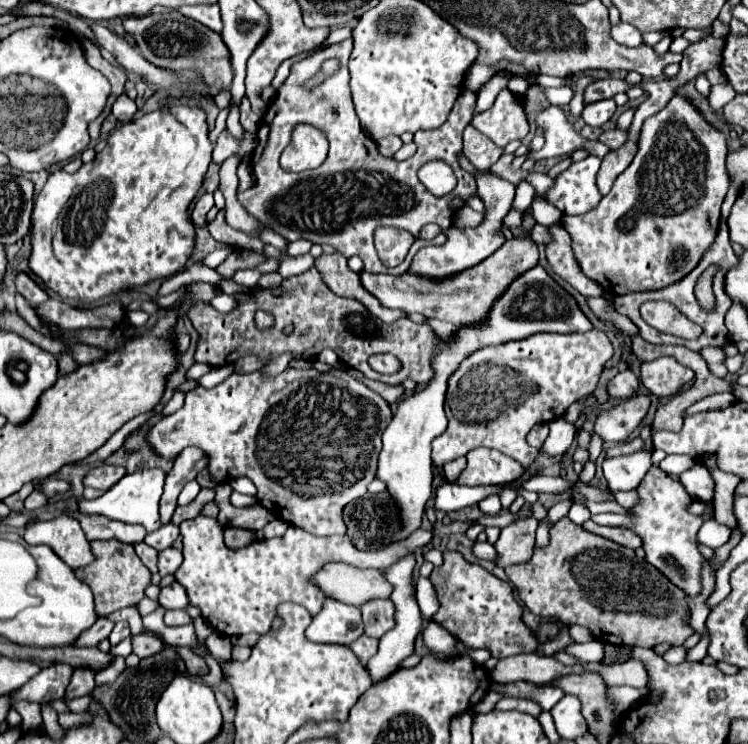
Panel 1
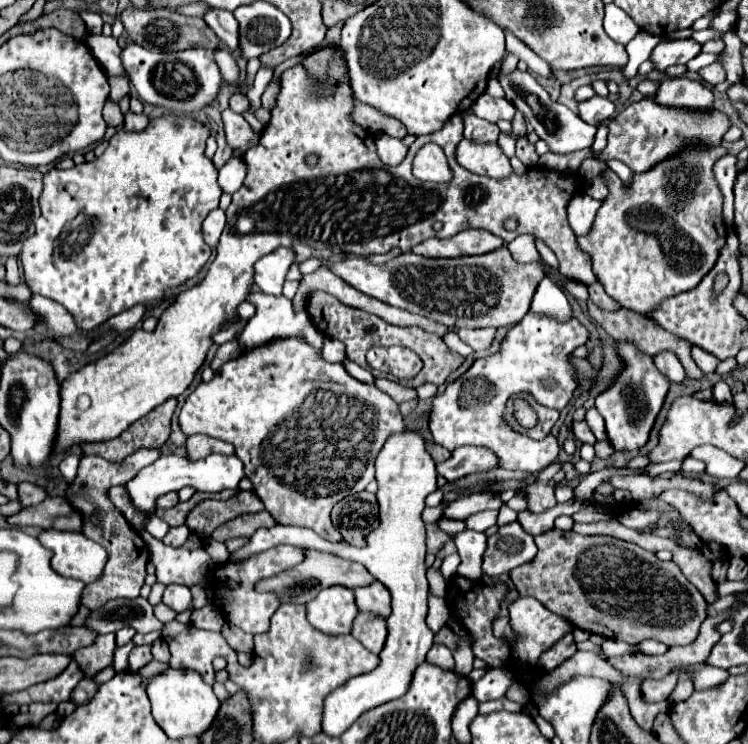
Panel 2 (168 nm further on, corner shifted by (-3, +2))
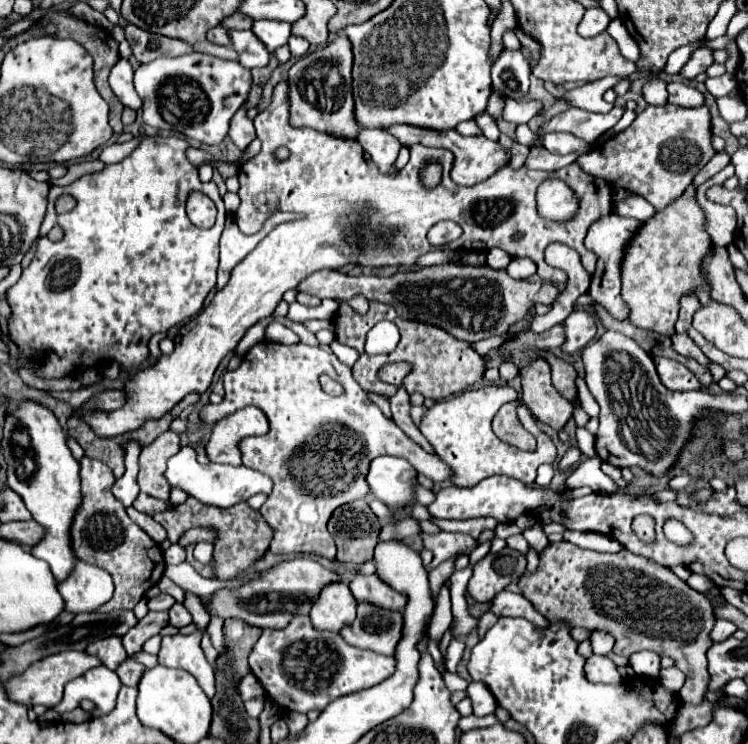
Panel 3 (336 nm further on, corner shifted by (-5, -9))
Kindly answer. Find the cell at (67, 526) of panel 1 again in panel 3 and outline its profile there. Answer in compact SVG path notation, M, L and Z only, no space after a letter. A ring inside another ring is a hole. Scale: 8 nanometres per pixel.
M76 559L74 571L70 571L70 575L58 583L58 591L66 599L66 611L92 613L110 601L114 585L108 571Z

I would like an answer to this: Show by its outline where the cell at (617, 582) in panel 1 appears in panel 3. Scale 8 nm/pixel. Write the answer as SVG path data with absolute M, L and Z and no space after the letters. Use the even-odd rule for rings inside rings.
M560 541L560 543L550 543L540 551L540 565L536 573L522 575L518 587L522 595L534 605L534 609L542 613L550 623L560 621L590 631L610 631L612 637L616 639L616 655L628 657L636 651L650 649L660 657L674 659L674 665L682 673L686 673L686 683L680 689L682 701L694 705L702 703L708 685L706 651L712 647L708 633L716 619L708 599L702 593L688 587L668 567L662 567L652 559L642 559L640 555L632 555L626 549L622 549L620 553L600 553L600 551L582 549L568 541Z

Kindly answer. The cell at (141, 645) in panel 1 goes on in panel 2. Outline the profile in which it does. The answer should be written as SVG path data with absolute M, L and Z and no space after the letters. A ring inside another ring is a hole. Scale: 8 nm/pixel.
M134 646L134 650L132 650L130 656L128 656L128 668L130 668L130 672L138 672L138 670L144 668L150 660L152 660L150 646Z

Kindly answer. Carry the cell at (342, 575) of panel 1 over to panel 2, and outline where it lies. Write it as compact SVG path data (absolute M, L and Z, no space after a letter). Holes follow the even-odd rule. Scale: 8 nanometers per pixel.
M306 550L304 552L304 560L276 576L270 576L266 580L260 580L254 590L256 592L272 592L276 594L276 598L280 600L280 604L308 604L310 600L314 600L318 596L320 590L328 588L328 586L346 586L346 588L358 588L364 586L368 582L372 582L372 574L358 562L350 562L344 558L338 558L334 554L326 554L326 552L318 552L318 550Z

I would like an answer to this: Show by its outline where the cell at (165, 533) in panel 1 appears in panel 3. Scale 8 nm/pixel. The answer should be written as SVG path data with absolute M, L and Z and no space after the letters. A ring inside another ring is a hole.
M172 545L168 551L164 551L164 563L166 565L178 565L186 559L186 549L182 545Z

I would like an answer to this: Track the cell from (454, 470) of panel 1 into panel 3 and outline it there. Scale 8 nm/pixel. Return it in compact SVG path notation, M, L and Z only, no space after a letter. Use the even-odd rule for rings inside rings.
M398 389L398 393L394 397L390 397L390 409L392 409L392 419L396 421L396 425L418 445L422 445L428 453L434 453L434 449L430 447L430 443L426 441L426 437L420 433L420 429L412 423L410 419L410 401L408 401L408 393L404 389Z

